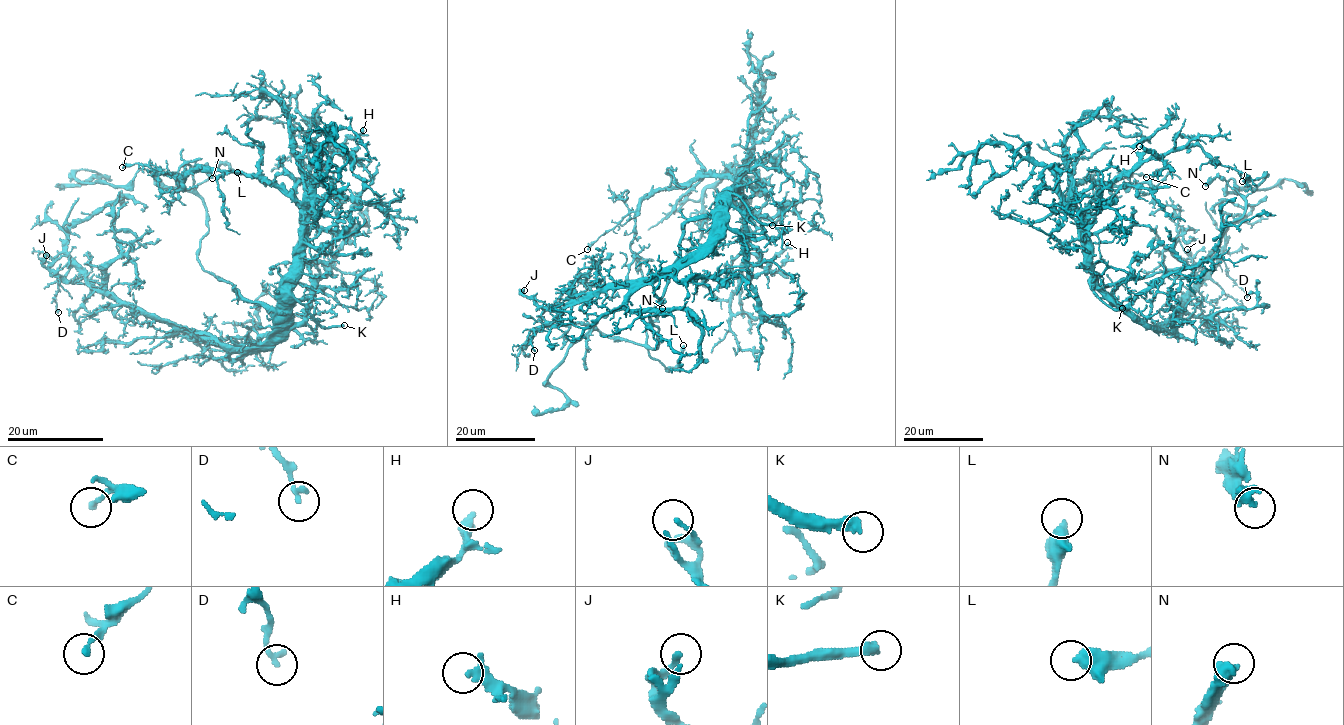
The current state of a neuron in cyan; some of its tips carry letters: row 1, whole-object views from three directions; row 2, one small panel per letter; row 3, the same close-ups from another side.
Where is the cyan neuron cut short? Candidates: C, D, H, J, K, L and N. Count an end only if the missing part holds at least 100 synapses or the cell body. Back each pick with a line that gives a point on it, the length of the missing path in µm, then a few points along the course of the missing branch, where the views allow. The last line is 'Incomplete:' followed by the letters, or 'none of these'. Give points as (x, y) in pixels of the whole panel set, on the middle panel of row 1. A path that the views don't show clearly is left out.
K: at (772, 225); about 50 µm are missing
Incomplete: K

